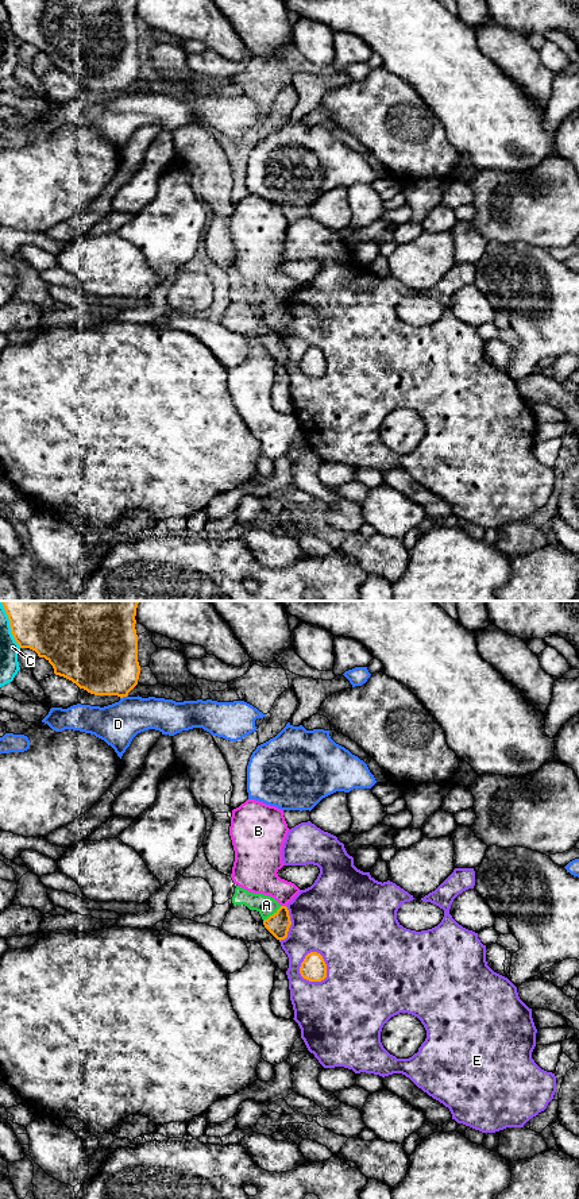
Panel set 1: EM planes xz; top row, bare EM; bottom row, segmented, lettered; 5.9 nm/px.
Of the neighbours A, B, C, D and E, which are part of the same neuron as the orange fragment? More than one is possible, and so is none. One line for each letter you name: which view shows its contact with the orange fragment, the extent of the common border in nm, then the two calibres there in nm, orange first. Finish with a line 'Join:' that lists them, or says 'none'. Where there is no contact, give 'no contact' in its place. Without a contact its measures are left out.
Join: none

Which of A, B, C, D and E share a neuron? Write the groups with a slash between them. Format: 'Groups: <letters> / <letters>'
Groups: A / B / C / D / E

